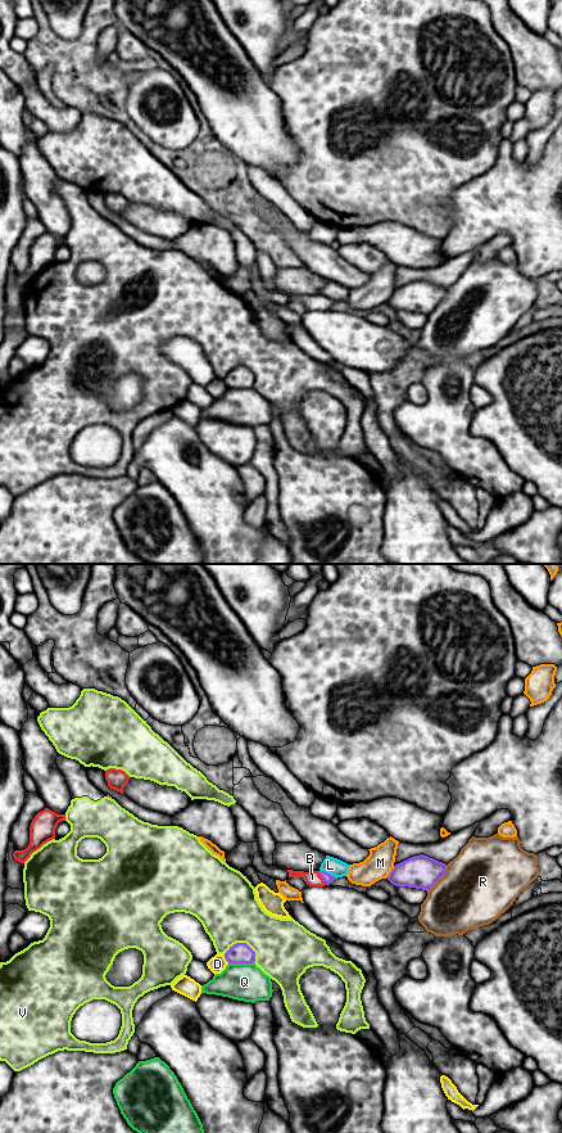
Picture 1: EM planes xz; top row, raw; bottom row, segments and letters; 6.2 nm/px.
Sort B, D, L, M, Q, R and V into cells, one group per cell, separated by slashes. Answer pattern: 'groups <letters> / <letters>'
groups B / D / L / M / Q / R / V

